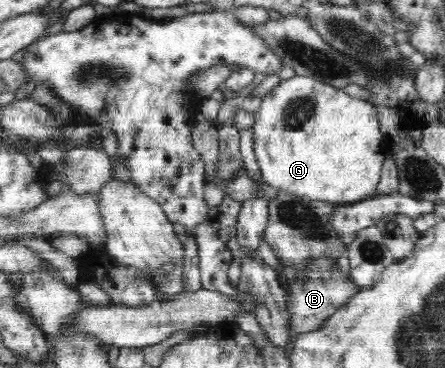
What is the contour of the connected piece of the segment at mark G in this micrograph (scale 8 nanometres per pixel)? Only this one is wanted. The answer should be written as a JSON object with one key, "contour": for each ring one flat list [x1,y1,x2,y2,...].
{"contour":[[296,75,292,79,281,81,279,85,276,85,271,90,261,99,262,104,254,114,256,120,253,124,253,150,264,182,272,186,272,188,276,188,276,190,316,201,334,201,334,203,350,204,354,203,354,201,362,201,376,195,376,188,378,183,380,183,380,175,384,165,383,161,387,154,380,150,380,140,384,135,380,132,379,116,375,107,370,102,352,98,343,89,332,87,327,85,327,83,321,83,319,80,306,75]]}

